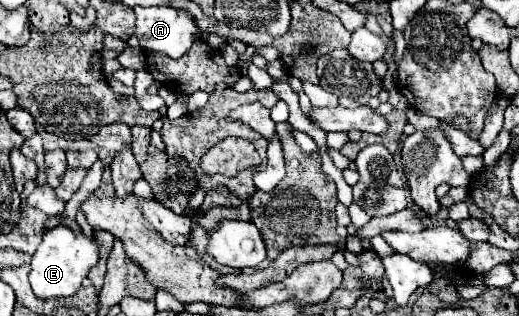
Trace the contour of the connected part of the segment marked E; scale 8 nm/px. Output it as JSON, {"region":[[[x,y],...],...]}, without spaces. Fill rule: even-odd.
{"region":[[[66,224],[56,226],[54,230],[48,230],[38,246],[38,250],[32,256],[32,272],[30,272],[30,284],[38,298],[60,298],[60,296],[72,296],[92,266],[98,262],[98,242],[96,236],[84,236],[74,234]]]}

